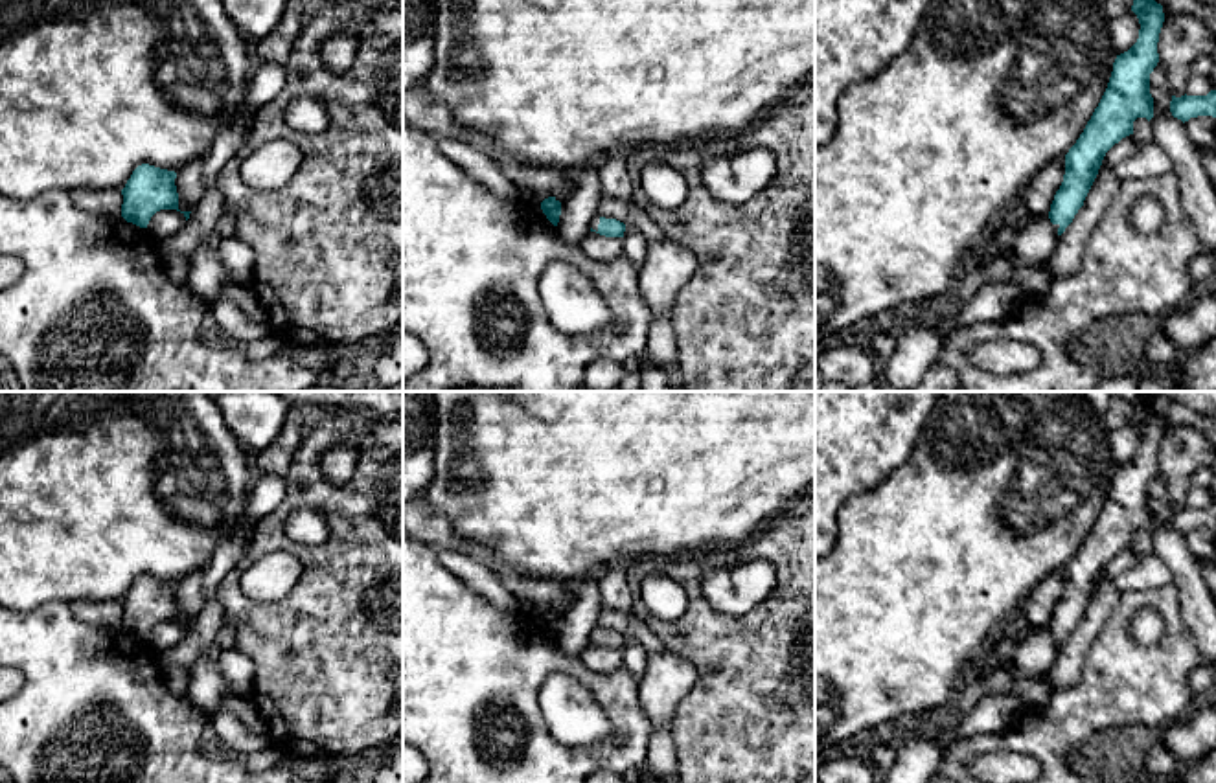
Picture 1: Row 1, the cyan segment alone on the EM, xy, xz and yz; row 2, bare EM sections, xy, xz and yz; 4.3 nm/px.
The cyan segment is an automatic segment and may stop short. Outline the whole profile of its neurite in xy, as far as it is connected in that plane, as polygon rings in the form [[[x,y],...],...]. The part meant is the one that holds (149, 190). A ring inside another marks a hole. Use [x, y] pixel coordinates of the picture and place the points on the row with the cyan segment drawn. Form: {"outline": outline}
{"outline": [[[149,164],[138,165],[121,189],[121,217],[140,228],[147,228],[160,210],[178,210],[175,186],[177,173]]]}

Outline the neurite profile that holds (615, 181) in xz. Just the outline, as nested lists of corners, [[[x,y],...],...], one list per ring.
[[[611,154],[600,162],[600,186],[602,191],[618,200],[629,200],[633,187],[624,154]]]

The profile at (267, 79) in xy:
[[[258,62],[250,75],[247,96],[239,101],[237,114],[219,129],[212,149],[204,158],[202,182],[204,189],[217,182],[217,175],[245,145],[252,130],[256,114],[269,105],[283,88],[287,79],[285,66]]]

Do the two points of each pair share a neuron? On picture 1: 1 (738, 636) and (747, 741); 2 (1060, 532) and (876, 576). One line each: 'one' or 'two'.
1: one
2: one

